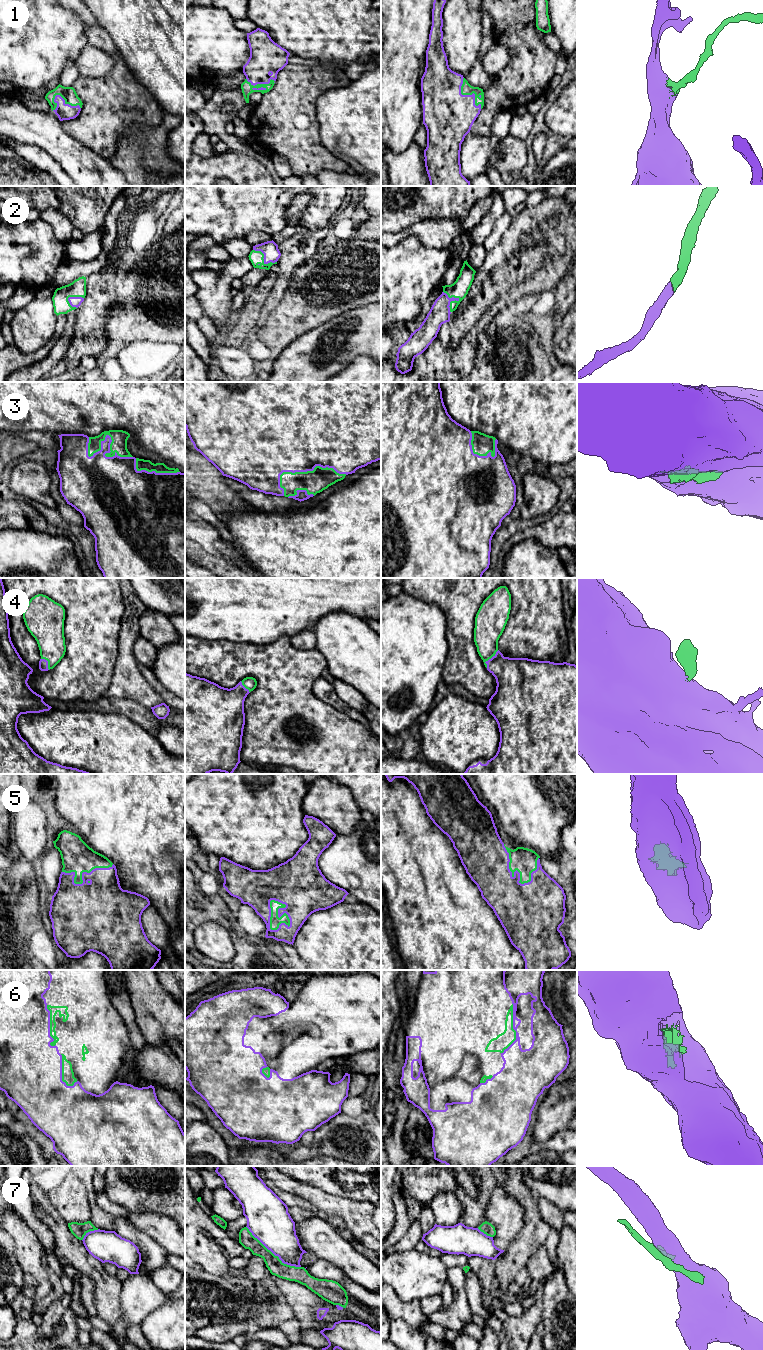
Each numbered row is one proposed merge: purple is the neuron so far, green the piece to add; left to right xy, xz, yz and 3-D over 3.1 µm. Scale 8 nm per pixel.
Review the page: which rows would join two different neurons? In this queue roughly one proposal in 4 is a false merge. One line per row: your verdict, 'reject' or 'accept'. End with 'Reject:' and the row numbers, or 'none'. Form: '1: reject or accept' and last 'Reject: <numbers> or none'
1: accept
2: accept
3: accept
4: accept
5: accept
6: accept
7: reject
Reject: 7

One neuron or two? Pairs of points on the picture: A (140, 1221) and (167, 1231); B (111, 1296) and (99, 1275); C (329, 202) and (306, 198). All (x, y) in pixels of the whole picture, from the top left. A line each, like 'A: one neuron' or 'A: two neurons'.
A: one neuron
B: one neuron
C: two neurons

